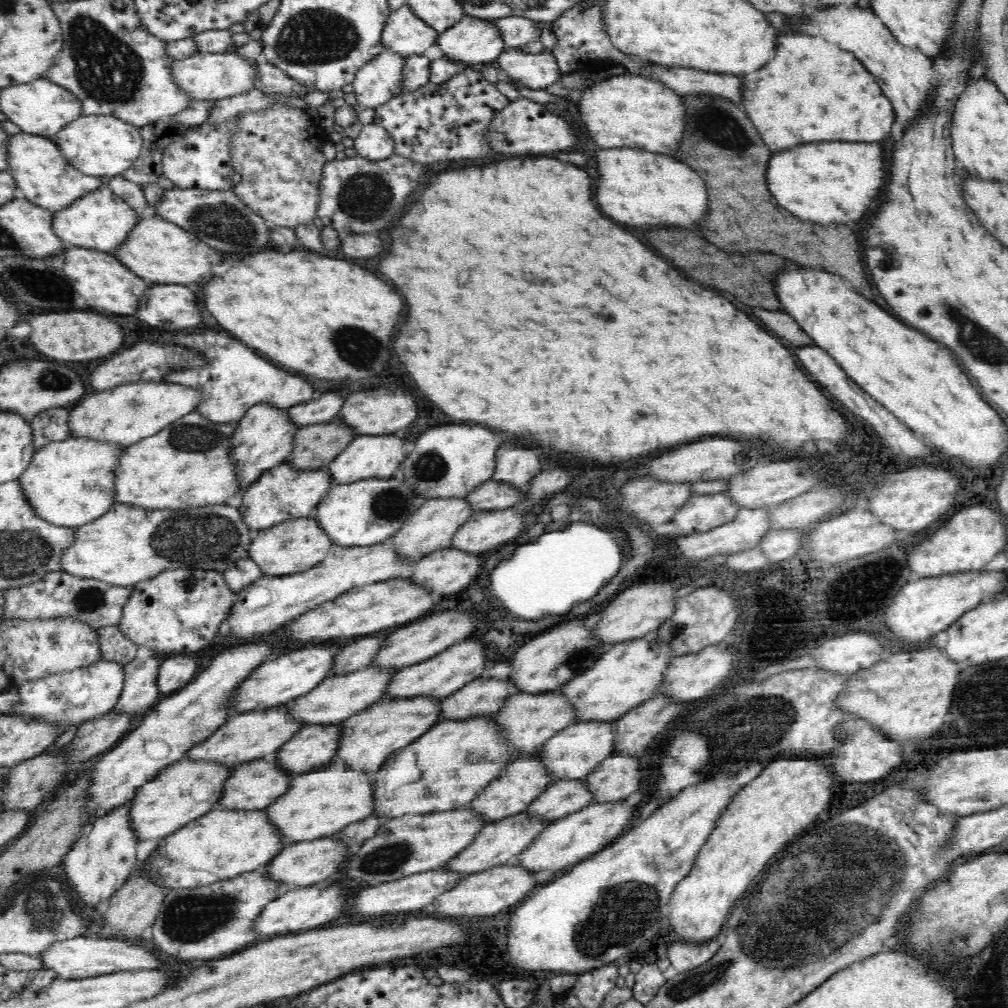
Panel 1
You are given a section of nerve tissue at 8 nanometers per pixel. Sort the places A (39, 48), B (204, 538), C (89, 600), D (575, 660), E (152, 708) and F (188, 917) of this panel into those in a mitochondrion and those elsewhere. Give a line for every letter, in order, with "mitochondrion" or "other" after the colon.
A: other
B: mitochondrion
C: mitochondrion
D: mitochondrion
E: other
F: mitochondrion

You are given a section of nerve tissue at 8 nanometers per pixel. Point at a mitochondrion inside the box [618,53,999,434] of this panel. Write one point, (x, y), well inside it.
(719, 128)

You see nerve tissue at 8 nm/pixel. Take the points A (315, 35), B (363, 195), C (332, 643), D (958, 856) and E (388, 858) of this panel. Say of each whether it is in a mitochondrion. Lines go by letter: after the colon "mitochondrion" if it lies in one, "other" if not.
A: mitochondrion
B: mitochondrion
C: other
D: other
E: mitochondrion

